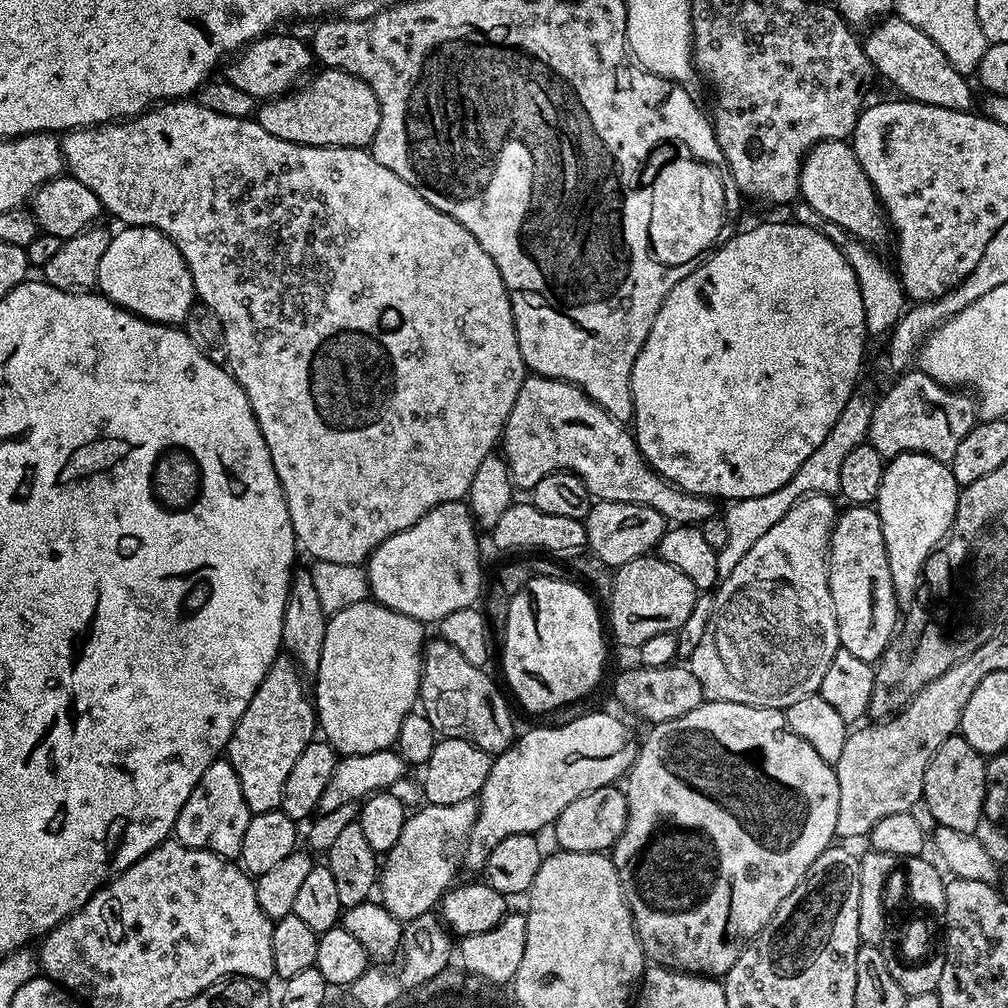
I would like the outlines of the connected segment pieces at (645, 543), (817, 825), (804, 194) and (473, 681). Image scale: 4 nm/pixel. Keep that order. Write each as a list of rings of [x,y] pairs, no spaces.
[[[596,500],[583,522],[588,535],[587,547],[613,570],[634,558],[649,555],[666,531],[665,518],[658,514],[658,510],[650,510],[650,506],[638,506],[634,502]]]
[[[709,700],[700,704],[698,710],[682,714],[682,718],[651,725],[647,731],[648,737],[645,738],[644,744],[642,740],[636,761],[626,773],[626,830],[622,830],[618,842],[610,850],[610,855],[618,870],[618,878],[622,882],[624,897],[628,909],[632,912],[632,921],[645,957],[653,965],[672,968],[675,972],[691,972],[694,976],[720,978],[730,970],[730,966],[734,966],[746,945],[756,939],[756,935],[768,925],[770,918],[774,918],[778,906],[782,906],[782,902],[786,902],[786,894],[790,894],[790,890],[794,890],[794,886],[802,882],[806,870],[814,866],[816,859],[825,850],[833,847],[838,822],[836,770],[815,752],[810,742],[798,738],[798,734],[790,730],[788,717],[779,708],[759,708],[746,706],[742,702]]]
[[[823,140],[812,146],[800,166],[800,196],[803,203],[810,205],[820,215],[821,221],[829,220],[829,225],[841,228],[843,232],[849,232],[851,236],[856,236],[869,246],[880,246],[876,244],[884,244],[887,240],[889,243],[888,217],[884,215],[874,186],[870,178],[866,178],[866,170],[862,170],[848,140]]]
[[[442,638],[429,639],[420,665],[419,707],[441,737],[462,738],[474,746],[499,754],[512,745],[518,727],[508,709],[509,697],[487,676],[484,668],[474,666]]]

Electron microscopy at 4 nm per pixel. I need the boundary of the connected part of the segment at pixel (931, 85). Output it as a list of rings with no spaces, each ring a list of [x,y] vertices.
[[[892,14],[879,22],[873,23],[868,30],[868,37],[865,35],[862,40],[866,58],[870,58],[875,75],[877,77],[885,76],[900,91],[897,93],[903,99],[922,102],[930,106],[942,106],[959,112],[967,112],[973,107],[972,88],[968,85],[969,77],[965,73],[958,71],[948,61],[946,54],[942,54],[942,50],[938,50],[934,38],[930,38],[921,28],[910,26],[910,22],[906,22],[902,17]]]

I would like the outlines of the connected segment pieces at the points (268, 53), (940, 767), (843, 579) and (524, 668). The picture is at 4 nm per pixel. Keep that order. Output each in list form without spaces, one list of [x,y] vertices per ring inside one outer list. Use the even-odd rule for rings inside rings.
[[[269,34],[251,40],[227,61],[228,69],[226,64],[222,72],[223,79],[238,86],[238,90],[246,90],[246,94],[250,94],[257,102],[289,95],[313,71],[312,49],[305,41],[303,44],[296,36],[276,35]]]
[[[958,734],[946,738],[946,742],[942,742],[942,746],[938,746],[934,758],[930,758],[930,762],[926,766],[922,804],[923,807],[928,807],[929,814],[937,820],[935,823],[939,827],[969,834],[977,831],[975,828],[979,826],[980,820],[985,819],[984,799],[986,798],[987,769],[985,757],[981,756],[978,750],[974,750],[974,746],[970,746],[970,742],[966,742],[966,738],[962,738]]]
[[[848,506],[837,515],[828,540],[828,585],[834,602],[840,647],[850,650],[857,658],[869,662],[879,661],[893,643],[892,631],[896,628],[896,588],[890,578],[886,542],[882,534],[880,516],[872,506]]]
[[[535,576],[525,588],[511,593],[509,599],[512,601],[504,620],[504,676],[508,679],[507,691],[514,700],[516,695],[517,702],[528,712],[552,712],[555,708],[564,708],[590,695],[604,676],[606,628],[602,623],[601,609],[600,612],[596,609],[593,593],[587,587],[579,588],[564,579]]]

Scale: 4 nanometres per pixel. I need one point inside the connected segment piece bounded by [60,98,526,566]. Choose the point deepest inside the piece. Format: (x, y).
(374, 337)

